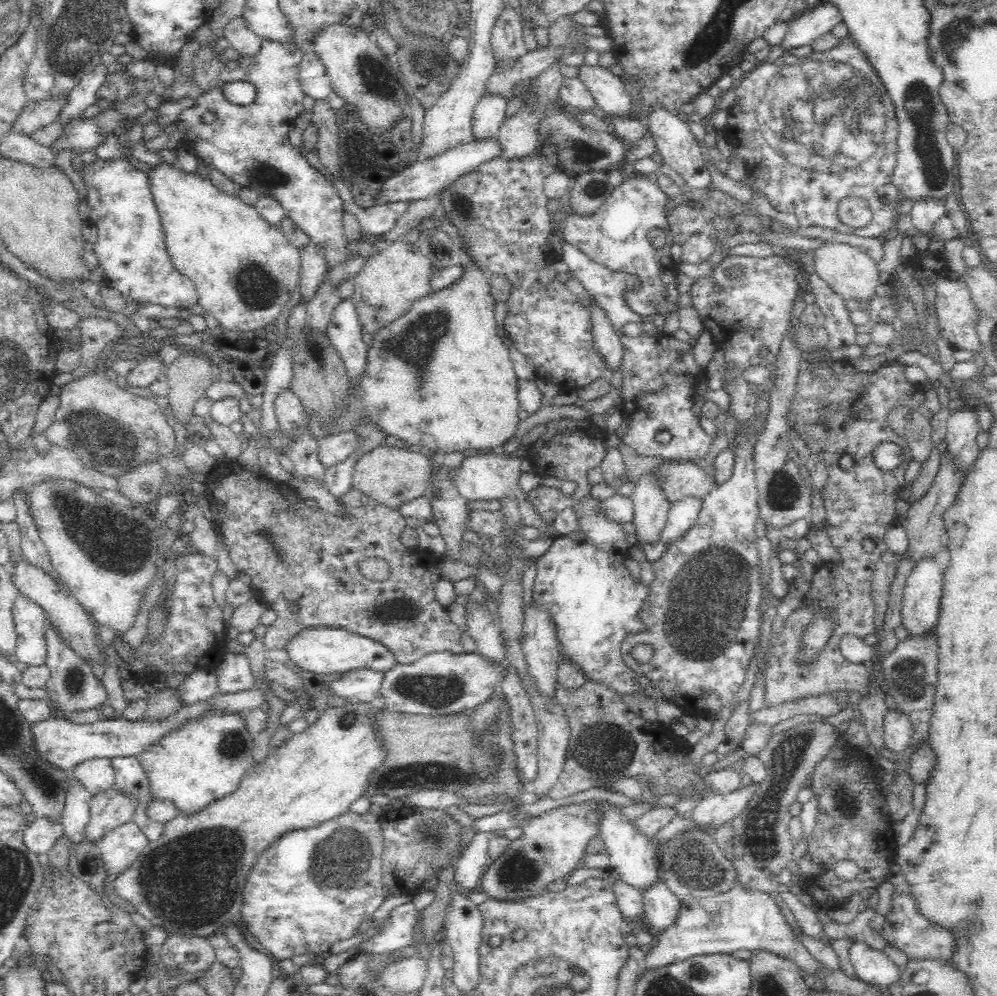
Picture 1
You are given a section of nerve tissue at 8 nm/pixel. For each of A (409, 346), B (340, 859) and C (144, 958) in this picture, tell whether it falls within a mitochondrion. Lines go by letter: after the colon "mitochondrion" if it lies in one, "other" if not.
A: mitochondrion
B: mitochondrion
C: other

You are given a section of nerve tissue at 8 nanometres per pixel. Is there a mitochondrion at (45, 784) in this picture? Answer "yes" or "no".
yes

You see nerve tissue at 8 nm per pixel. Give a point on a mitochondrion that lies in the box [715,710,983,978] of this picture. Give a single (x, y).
(760, 838)

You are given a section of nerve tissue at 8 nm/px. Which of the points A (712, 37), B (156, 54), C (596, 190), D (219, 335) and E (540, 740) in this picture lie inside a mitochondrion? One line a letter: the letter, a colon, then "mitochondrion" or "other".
A: mitochondrion
B: other
C: mitochondrion
D: other
E: other

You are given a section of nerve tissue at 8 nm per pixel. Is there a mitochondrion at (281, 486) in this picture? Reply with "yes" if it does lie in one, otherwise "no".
no

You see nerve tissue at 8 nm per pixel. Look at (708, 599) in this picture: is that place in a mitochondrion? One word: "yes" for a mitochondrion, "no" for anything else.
yes

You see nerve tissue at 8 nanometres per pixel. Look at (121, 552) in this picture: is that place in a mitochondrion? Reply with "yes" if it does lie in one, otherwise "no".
yes

